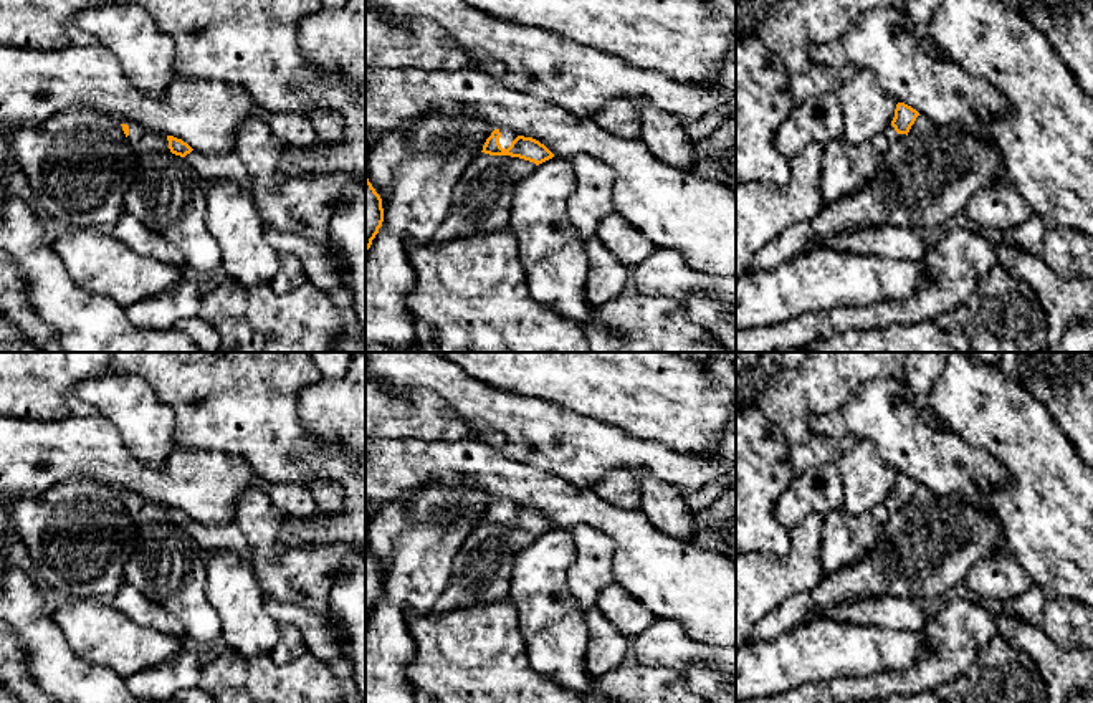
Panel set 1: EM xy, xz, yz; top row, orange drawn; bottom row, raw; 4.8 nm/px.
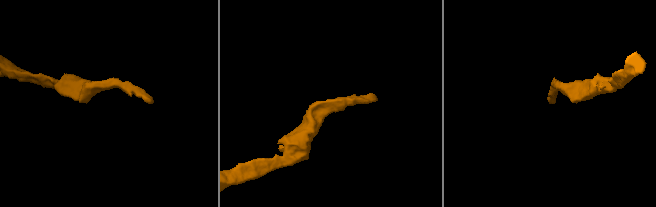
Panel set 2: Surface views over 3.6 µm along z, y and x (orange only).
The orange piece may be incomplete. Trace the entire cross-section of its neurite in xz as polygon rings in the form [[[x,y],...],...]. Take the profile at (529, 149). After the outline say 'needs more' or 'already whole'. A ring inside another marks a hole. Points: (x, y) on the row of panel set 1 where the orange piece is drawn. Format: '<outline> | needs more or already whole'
[[[506,127],[494,129],[486,139],[481,152],[489,155],[519,157],[534,162],[536,165],[554,157],[554,154],[539,141],[519,136]]] | needs more

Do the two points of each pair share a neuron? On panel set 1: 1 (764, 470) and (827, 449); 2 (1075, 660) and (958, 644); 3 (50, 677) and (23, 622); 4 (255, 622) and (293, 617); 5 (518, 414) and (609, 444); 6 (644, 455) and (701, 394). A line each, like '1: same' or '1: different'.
1: different
2: different
3: same
4: different
5: same
6: different

